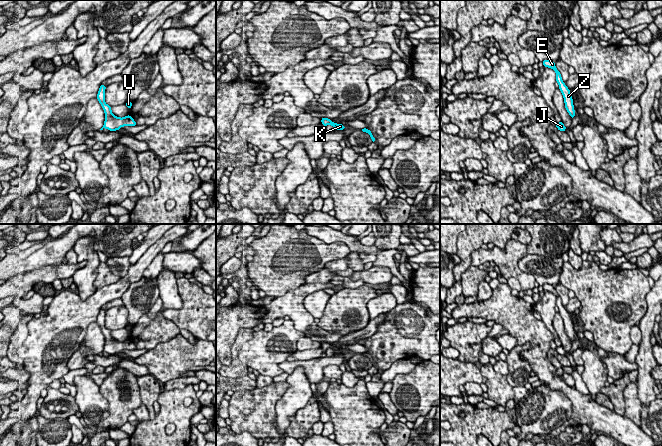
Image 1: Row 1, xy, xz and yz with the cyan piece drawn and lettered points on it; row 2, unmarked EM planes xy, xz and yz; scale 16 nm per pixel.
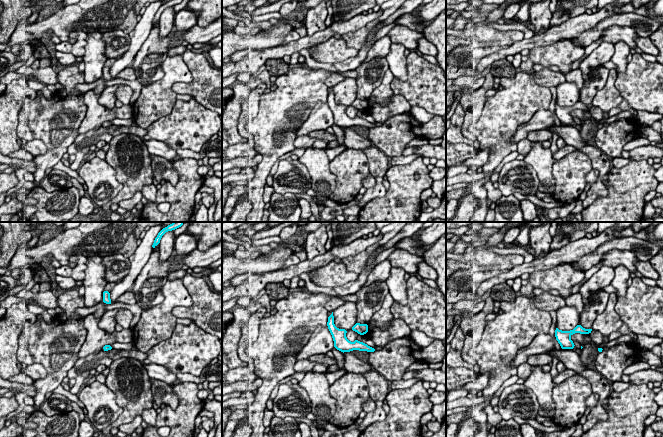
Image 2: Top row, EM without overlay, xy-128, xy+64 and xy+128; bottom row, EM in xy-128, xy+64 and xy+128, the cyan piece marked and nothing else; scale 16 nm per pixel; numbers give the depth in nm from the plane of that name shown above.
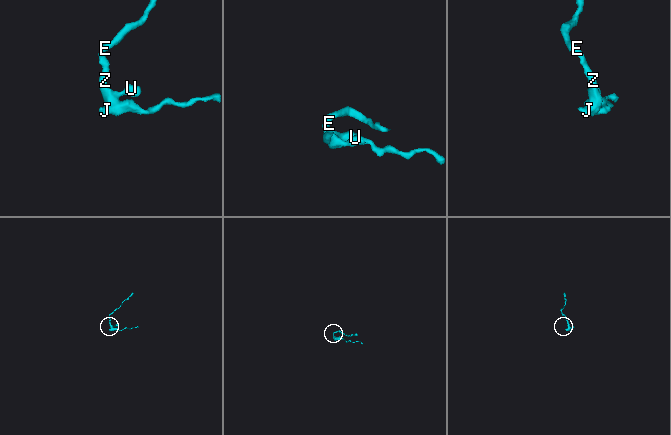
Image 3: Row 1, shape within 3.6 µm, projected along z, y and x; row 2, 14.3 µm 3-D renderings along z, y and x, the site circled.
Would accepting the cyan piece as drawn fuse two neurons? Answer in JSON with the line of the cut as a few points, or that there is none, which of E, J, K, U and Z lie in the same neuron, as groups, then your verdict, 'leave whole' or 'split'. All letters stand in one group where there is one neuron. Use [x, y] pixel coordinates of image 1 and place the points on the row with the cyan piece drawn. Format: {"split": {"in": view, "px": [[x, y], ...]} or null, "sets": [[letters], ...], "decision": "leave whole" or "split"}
{"split": null, "sets": [["E", "J", "K", "U", "Z"]], "decision": "leave whole"}

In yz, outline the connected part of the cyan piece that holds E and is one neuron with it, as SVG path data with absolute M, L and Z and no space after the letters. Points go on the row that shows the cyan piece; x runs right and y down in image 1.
M544 60L543 65L544 65L544 67L549 67L556 72L556 82L559 84L559 89L560 89L561 93L563 94L565 108L566 108L567 112L569 113L569 115L571 116L571 118L573 119L575 116L573 99L570 94L570 90L565 85L565 83L562 81L560 72L557 70L555 63L550 60Z

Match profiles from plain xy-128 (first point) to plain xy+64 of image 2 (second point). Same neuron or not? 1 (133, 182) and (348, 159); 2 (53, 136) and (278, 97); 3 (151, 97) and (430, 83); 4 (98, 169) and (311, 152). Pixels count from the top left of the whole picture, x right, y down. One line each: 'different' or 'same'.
1: same
2: same
3: different
4: same

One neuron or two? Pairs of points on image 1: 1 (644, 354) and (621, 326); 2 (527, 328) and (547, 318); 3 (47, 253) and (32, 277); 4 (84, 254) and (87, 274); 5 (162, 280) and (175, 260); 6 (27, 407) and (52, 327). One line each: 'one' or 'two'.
1: two
2: two
3: two
4: one
5: two
6: one

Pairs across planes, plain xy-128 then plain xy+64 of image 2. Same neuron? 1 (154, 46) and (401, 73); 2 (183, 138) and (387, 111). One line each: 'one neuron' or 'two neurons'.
1: two neurons
2: two neurons

